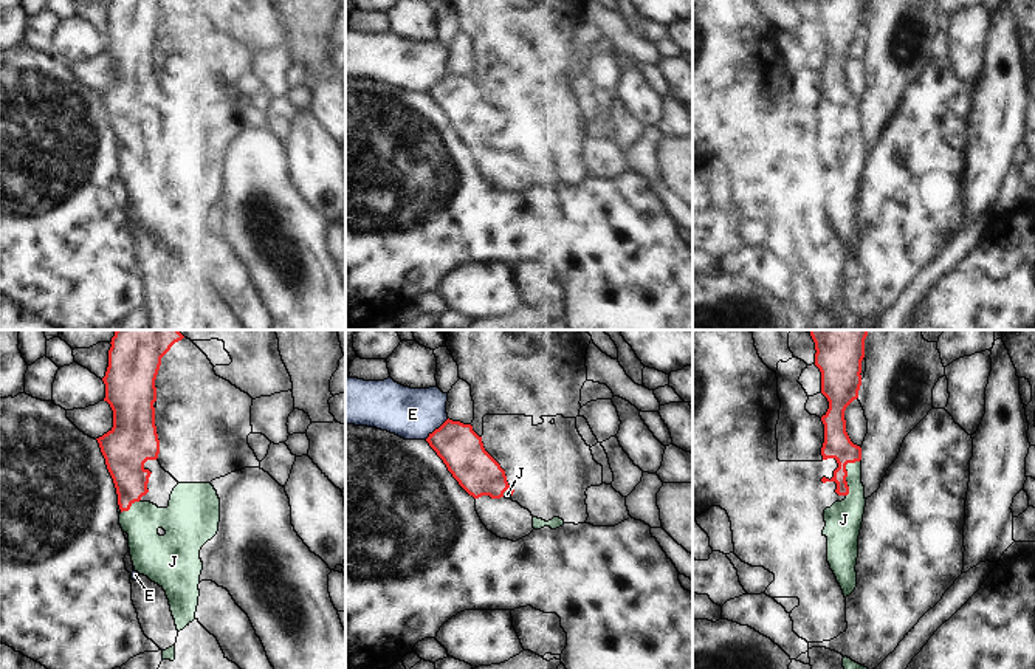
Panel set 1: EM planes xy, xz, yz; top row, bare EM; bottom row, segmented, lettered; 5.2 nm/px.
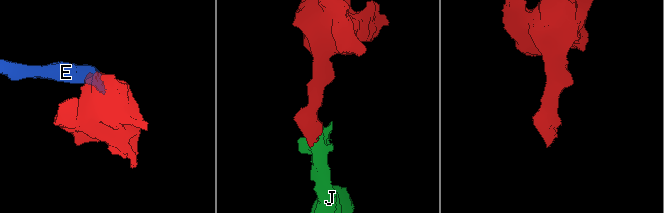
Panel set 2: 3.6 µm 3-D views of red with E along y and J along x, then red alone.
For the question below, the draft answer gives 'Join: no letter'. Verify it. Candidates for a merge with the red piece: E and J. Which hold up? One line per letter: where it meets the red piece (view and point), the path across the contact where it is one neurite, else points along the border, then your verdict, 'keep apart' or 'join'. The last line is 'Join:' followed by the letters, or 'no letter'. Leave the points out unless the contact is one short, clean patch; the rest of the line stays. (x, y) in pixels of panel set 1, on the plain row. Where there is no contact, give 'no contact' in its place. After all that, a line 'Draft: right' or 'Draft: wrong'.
E: meets red in xz at (436, 82); border along xz (448, 72), (425, 92); keep apart
J: meets red in yz at (846, 127); runs through yz (837, 98), (846, 107), (846, 127), (851, 163), (843, 172); join
Join: J
Draft: wrong

